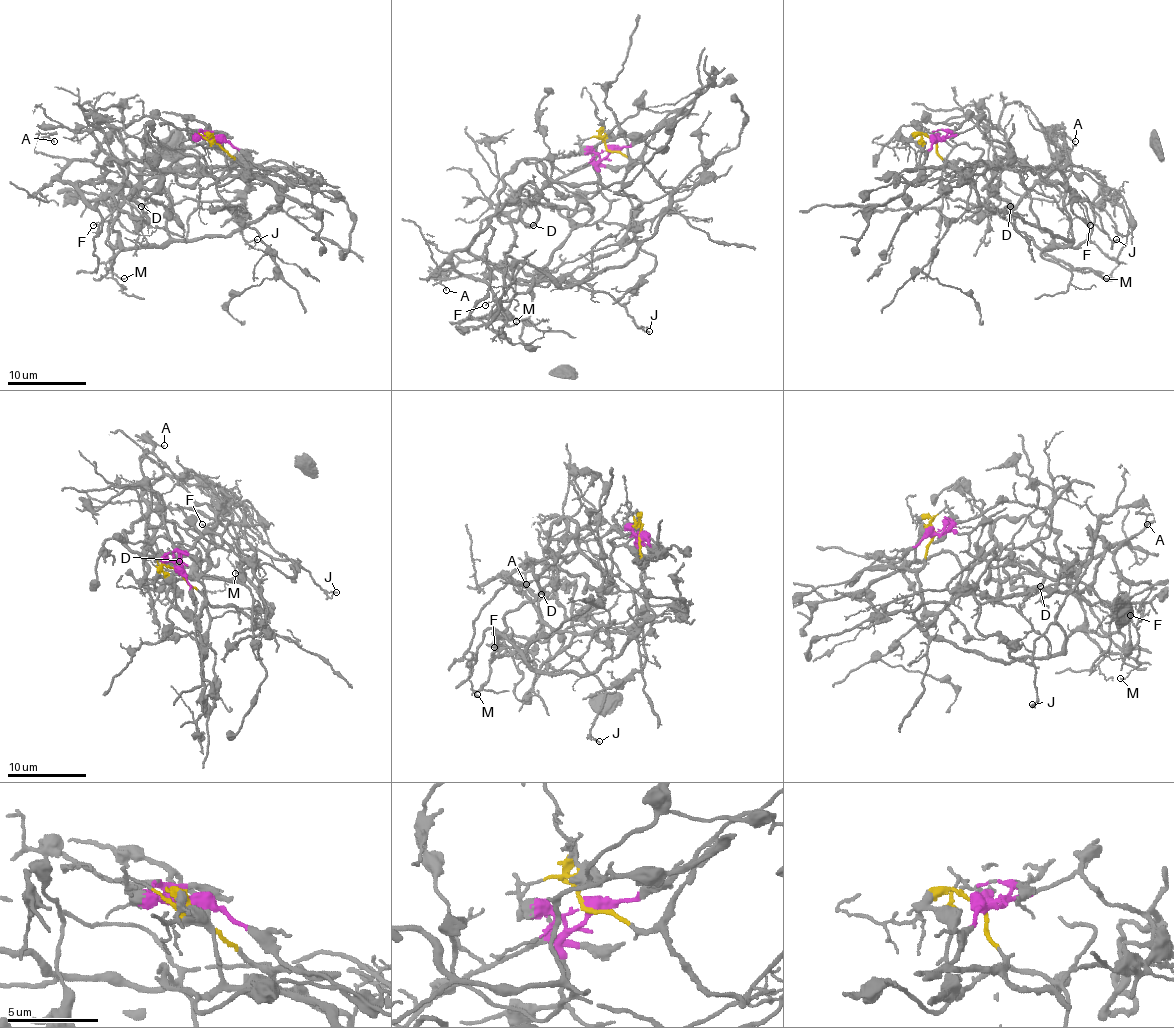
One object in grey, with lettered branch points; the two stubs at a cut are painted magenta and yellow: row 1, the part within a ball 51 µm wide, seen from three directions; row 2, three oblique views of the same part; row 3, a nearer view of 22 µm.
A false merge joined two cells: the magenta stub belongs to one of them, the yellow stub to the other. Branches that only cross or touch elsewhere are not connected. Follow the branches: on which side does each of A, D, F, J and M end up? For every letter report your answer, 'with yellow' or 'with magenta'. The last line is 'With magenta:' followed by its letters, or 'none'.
A: with magenta
D: with magenta
F: with yellow
J: with yellow
M: with yellow
With magenta: A, D

